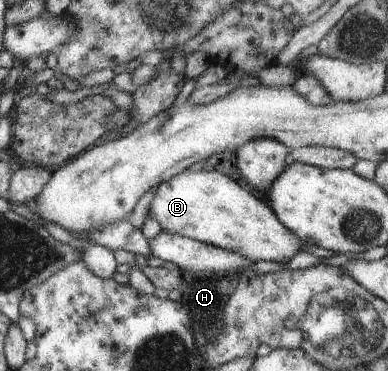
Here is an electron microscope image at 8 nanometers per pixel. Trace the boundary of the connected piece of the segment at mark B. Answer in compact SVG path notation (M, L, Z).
M183 170L167 182L160 183L151 199L148 215L157 219L162 231L185 236L201 243L237 253L251 263L289 261L303 249L312 251L304 241L277 221L271 209L237 185L231 177L217 171Z

